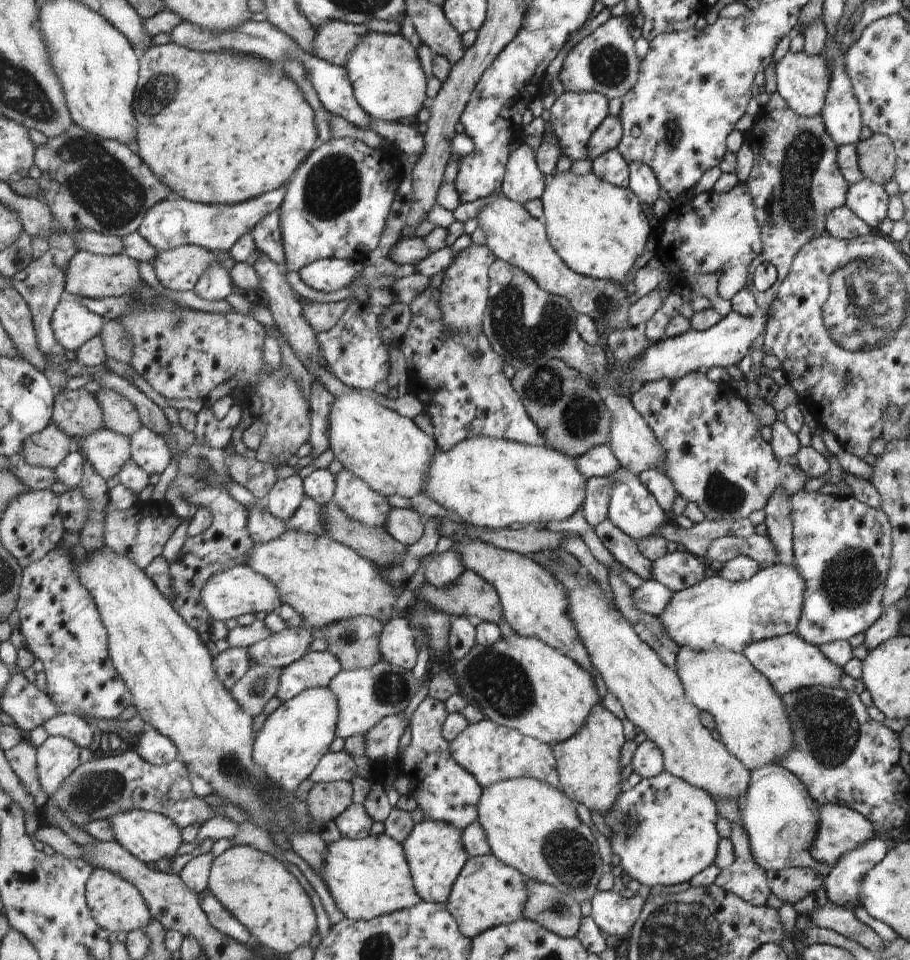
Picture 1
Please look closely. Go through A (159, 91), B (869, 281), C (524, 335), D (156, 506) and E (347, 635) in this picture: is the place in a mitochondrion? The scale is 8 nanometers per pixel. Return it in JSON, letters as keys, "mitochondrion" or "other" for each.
{"A":"mitochondrion","B":"mitochondrion","C":"mitochondrion","D":"other","E":"mitochondrion"}

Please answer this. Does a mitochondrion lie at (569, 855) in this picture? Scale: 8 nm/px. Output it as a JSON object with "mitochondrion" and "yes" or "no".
{"mitochondrion":"yes"}

